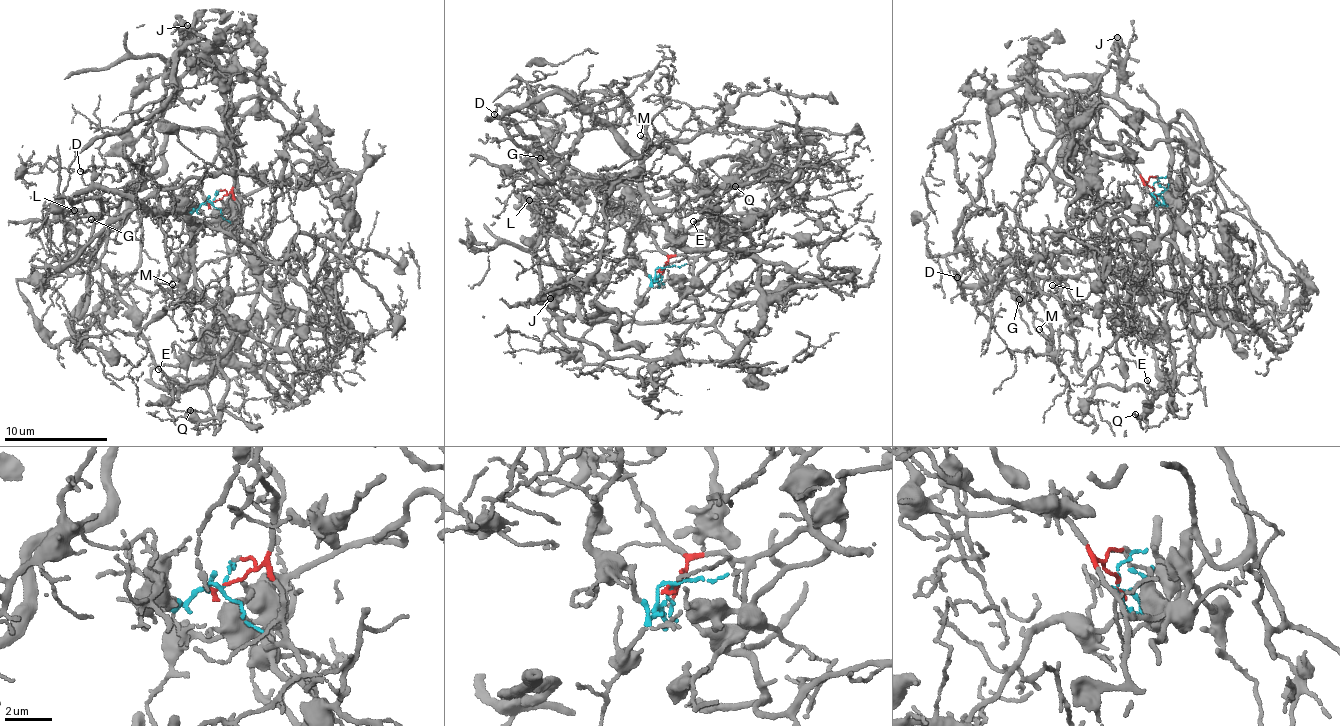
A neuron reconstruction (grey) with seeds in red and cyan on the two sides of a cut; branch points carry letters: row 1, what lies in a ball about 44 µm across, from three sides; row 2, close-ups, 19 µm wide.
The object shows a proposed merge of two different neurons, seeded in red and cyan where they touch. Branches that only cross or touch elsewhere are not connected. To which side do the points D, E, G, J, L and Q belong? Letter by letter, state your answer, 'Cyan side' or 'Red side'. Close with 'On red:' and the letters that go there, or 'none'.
D: Cyan side
E: Cyan side
G: Cyan side
J: Red side
L: Cyan side
Q: Cyan side
On red: J

